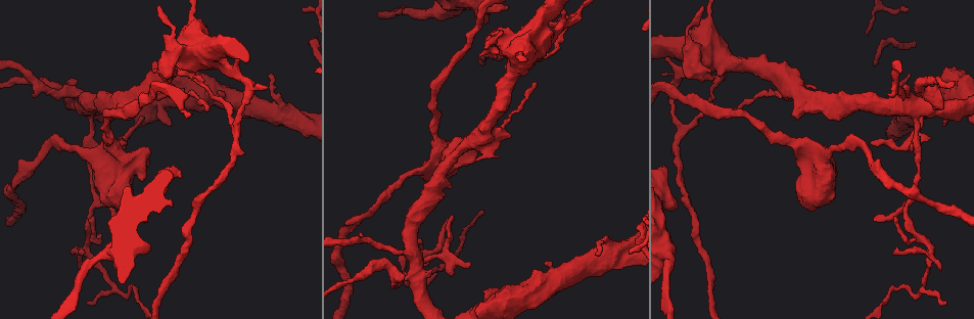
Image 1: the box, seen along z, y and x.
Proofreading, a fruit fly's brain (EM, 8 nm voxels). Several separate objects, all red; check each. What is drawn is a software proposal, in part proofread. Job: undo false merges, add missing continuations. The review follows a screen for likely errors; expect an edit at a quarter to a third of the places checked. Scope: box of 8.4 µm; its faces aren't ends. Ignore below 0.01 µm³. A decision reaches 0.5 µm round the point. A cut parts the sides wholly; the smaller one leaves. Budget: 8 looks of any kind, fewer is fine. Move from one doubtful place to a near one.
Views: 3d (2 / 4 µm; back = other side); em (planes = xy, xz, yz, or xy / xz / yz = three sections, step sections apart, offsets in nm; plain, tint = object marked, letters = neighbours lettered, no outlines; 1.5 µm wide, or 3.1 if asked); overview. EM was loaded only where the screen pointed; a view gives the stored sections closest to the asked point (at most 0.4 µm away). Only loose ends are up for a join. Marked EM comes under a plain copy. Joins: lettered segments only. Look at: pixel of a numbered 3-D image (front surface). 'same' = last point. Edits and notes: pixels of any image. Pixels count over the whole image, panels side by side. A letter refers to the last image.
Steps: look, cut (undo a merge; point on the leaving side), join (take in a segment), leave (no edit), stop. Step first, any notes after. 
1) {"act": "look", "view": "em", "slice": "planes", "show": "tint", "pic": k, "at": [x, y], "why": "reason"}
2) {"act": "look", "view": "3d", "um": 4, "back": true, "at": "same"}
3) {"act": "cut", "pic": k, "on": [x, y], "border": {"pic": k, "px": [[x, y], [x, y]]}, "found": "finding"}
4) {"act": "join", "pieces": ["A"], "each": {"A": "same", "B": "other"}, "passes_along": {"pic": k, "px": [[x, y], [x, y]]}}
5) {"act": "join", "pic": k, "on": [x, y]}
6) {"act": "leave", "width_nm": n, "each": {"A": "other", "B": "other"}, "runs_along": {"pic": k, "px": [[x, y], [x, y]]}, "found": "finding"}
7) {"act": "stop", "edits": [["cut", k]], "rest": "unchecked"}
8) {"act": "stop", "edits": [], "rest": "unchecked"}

{"act": "look", "view": "3d", "um": 2, "pic": 1, "at": [795, 142], "why": "thick turns thin"}

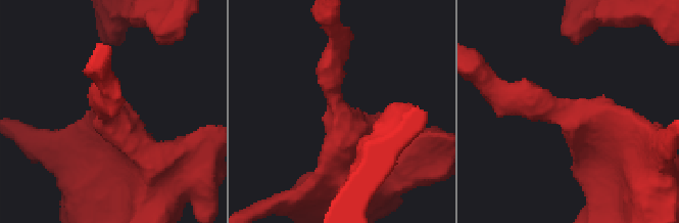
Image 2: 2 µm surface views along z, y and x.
{"act": "look", "view": "em", "slice": "planes", "show": "tint", "pic": 2, "at": [576, 116]}

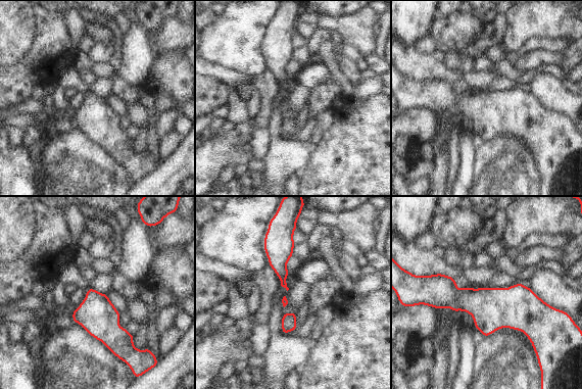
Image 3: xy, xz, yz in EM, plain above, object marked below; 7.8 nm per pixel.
{"act": "look", "view": "em", "slice": "planes", "show": "letters", "at": "same"}

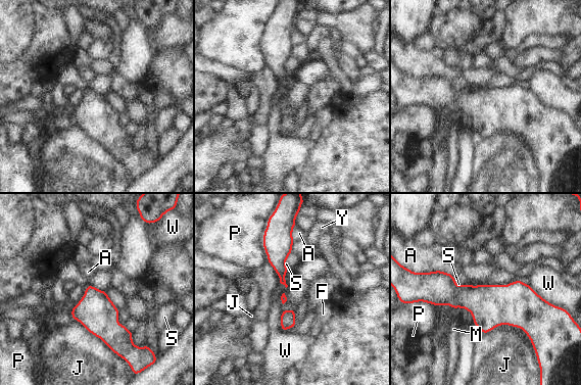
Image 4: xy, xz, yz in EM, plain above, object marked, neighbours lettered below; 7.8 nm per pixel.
{"act": "leave", "each": {"A": "other", "F": "other", "J": "other", "M": "other", "P": "other", "S": "other", "W": "other", "Y": "other"}, "found": "continuous, no second neuron"}

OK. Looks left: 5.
{"act": "look", "view": "em", "slice": "planes", "show": "letters", "pic": 1, "at": [447, 218], "why": "thin end"}

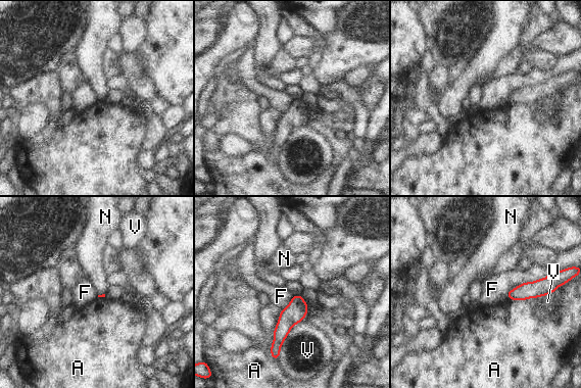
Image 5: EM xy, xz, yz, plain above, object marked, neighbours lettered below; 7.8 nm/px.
{"act": "leave", "each": {"A": "other", "F": "other", "N": "other", "V": "other"}, "border": {"pic": 5, "px": [[553, 272], [522, 282], [506, 293]]}, "found": "none of them fits"}

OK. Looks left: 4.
{"act": "look", "view": "em", "slice": "planes", "show": "letters", "pic": 1, "at": [676, 209], "why": "an open end"}

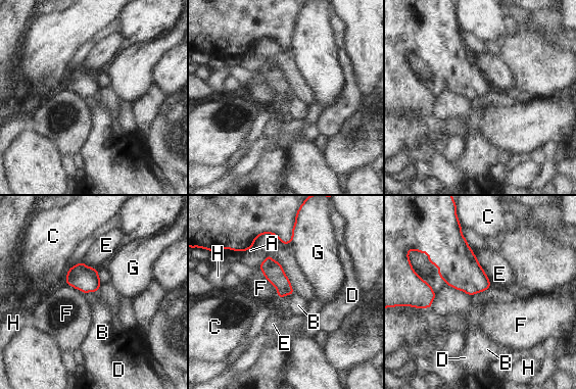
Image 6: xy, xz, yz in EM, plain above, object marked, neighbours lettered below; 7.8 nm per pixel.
{"act": "leave", "each": {"A": "other", "B": "other", "C": "other", "D": "other", "E": "other", "F": "other", "G": "other", "H": "other"}, "border": {"pic": 6, "px": [[257, 266], [276, 289], [277, 295]]}, "found": "no lettered segment goes on from it"}

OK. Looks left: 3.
{"act": "stop", "edits": [], "rest": "unchecked"}

